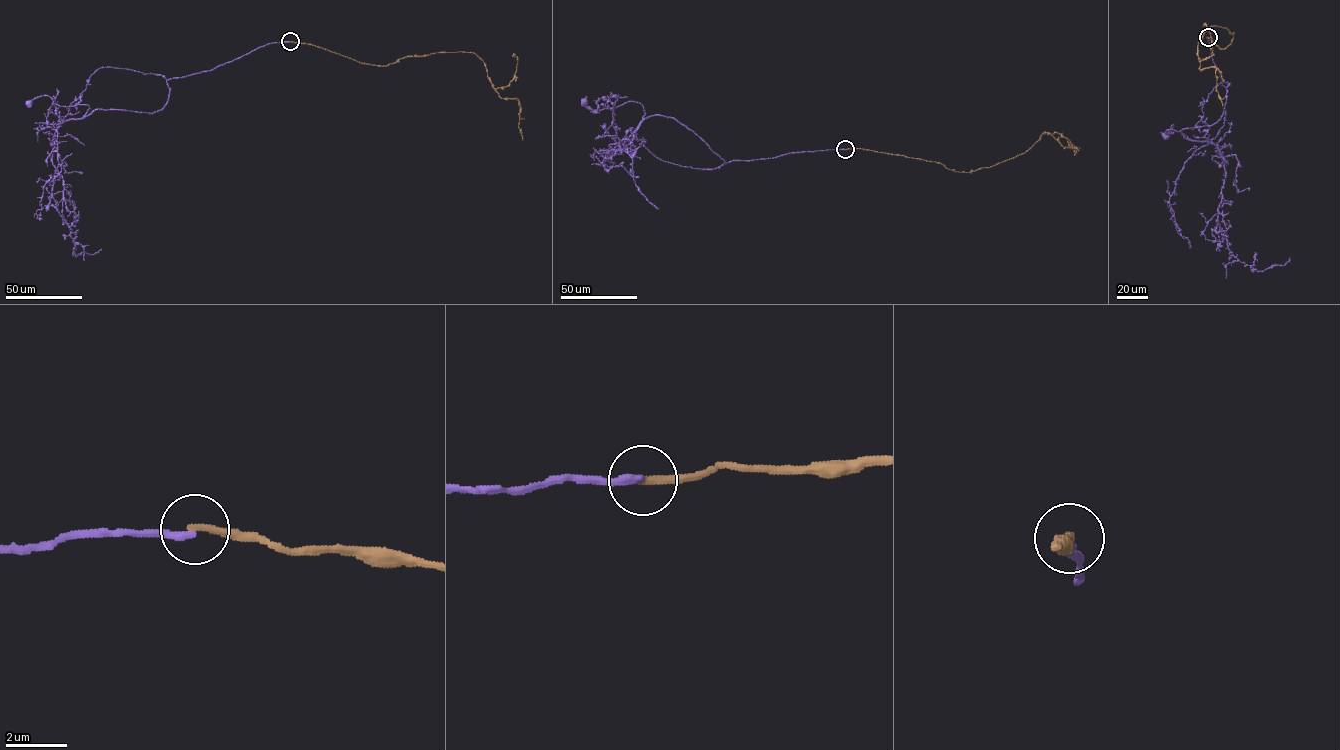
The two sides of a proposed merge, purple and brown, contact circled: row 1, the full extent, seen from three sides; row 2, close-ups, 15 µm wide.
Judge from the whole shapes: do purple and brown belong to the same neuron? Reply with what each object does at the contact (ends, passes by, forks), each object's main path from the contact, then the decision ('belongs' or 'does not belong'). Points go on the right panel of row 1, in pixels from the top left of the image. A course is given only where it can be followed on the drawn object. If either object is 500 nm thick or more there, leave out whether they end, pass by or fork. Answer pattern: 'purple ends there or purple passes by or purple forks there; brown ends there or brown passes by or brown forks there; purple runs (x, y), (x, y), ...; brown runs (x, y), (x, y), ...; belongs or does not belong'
purple ends there; brown ends there; purple runs (1207, 37), (1227, 90), (1221, 117), (1183, 129), (1190, 139), (1167, 134), (1173, 124), (1166, 135); brown runs (1207, 37), (1222, 49), (1232, 33), (1211, 26), (1198, 43), (1199, 69), (1215, 68), (1223, 106); does not belong

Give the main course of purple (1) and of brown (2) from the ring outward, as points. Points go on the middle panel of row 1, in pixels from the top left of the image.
1: (845, 149), (722, 165), (672, 118), (652, 115), (639, 124), (645, 112), (639, 103), (602, 110), (584, 102)
2: (845, 149), (903, 155), (963, 172), (991, 167), (1025, 153), (1045, 132), (1061, 134), (1079, 151)

